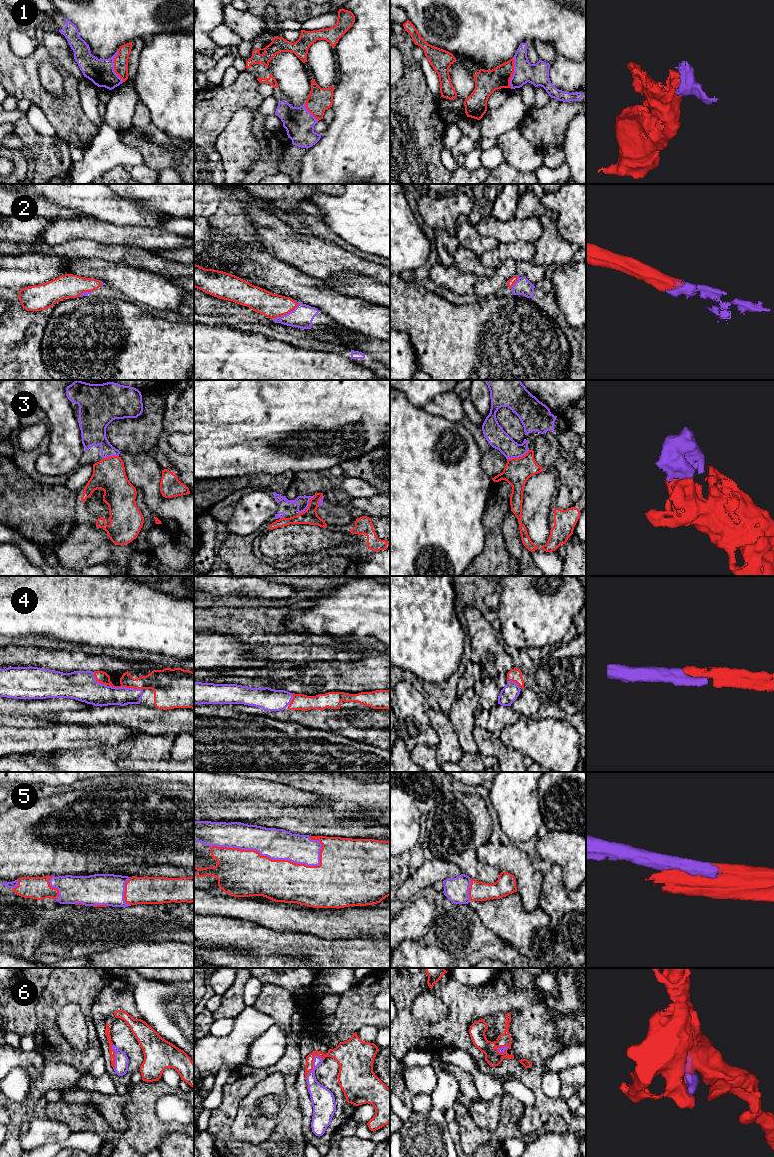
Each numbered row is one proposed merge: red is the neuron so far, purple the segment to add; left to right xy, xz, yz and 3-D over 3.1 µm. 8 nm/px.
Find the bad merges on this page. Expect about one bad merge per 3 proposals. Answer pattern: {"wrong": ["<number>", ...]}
{"wrong": ["3"]}

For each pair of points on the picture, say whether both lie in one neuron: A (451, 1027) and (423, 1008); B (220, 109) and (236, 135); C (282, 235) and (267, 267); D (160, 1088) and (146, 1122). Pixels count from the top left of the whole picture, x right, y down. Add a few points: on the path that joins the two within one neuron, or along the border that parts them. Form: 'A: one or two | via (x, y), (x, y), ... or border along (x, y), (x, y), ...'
A: two | border along (444, 1001), (444, 1017), (437, 1021), (417, 1019)
B: two | border along (247, 107), (240, 108), (232, 116), (216, 142)
C: two | border along (264, 249), (292, 268)
D: one | via (152, 1096), (146, 1102), (146, 1114)

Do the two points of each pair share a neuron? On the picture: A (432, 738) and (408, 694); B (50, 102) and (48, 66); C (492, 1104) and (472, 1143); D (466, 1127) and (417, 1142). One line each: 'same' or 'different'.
A: same
B: different
C: different
D: different

